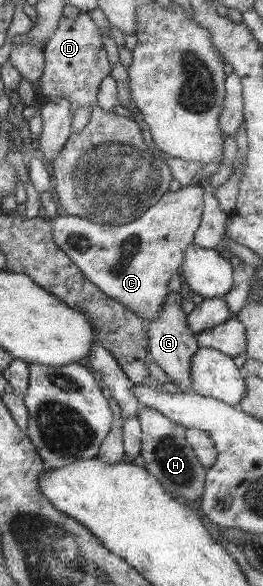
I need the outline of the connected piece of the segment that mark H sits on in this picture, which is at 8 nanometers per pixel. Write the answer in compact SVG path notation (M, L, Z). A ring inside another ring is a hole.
M142 405L139 406L137 416L140 422L139 455L143 457L144 467L179 504L189 504L197 509L204 492L207 470L198 460L192 446L185 440L186 428L169 420L160 412Z

